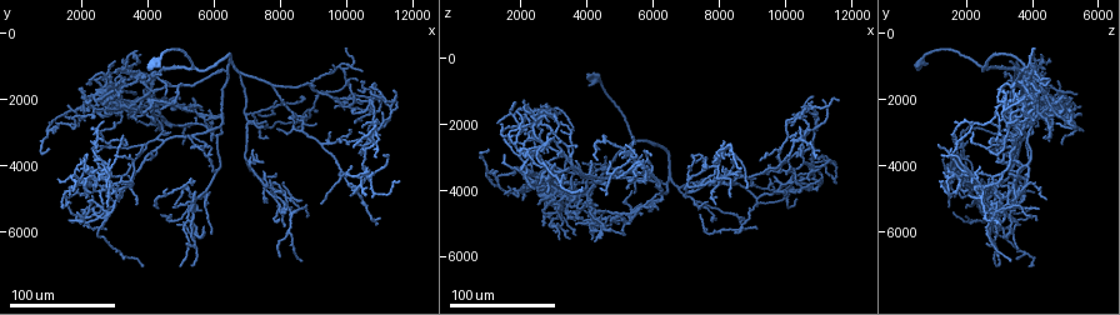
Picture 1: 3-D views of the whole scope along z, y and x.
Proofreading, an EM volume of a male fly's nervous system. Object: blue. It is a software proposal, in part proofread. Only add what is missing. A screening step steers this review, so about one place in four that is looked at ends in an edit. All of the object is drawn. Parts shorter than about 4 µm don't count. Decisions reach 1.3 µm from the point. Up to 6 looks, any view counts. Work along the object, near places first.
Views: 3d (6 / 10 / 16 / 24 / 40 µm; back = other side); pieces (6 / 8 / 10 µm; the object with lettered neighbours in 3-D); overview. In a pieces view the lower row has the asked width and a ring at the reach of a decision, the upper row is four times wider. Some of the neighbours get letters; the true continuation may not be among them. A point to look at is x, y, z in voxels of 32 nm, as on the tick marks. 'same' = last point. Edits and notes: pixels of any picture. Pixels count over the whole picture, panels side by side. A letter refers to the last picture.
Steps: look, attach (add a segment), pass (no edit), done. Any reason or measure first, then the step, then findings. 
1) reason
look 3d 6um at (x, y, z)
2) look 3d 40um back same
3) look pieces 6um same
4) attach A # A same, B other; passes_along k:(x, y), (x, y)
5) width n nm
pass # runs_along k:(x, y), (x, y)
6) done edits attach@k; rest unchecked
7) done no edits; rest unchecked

look 3d 40um at (10200, 3000, 3200)

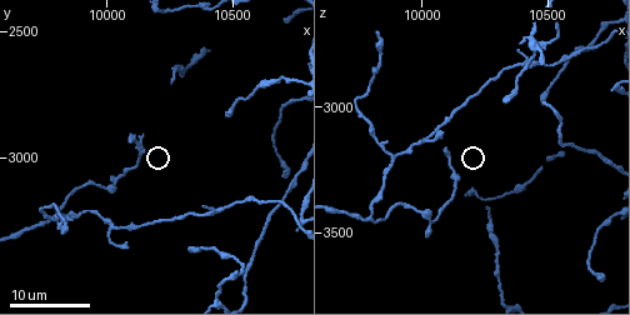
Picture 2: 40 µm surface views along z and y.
look pieces 10um at (10090, 2950, 3170)

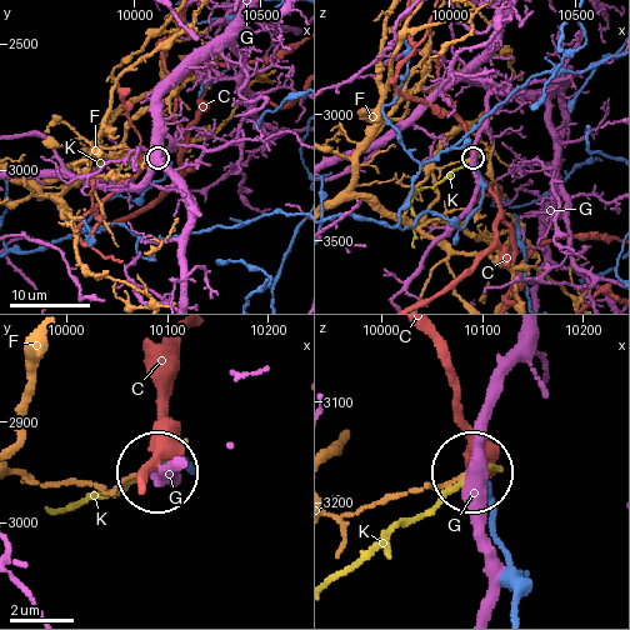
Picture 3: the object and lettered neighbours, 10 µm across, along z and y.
pass # C other, F other, G other, K other; runs_along 3:(513, 605), (513, 573), (475, 470); none of them fits

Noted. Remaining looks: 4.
branch stops here
look 3d 24um at (9600, 2000, 3600)

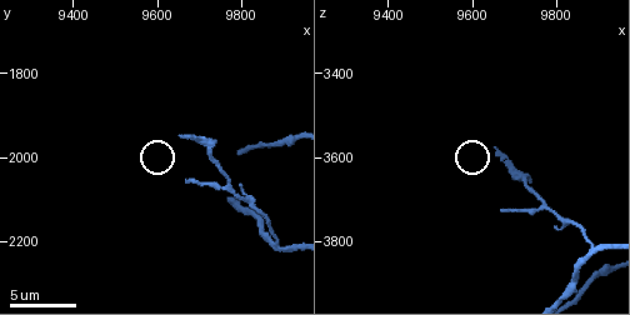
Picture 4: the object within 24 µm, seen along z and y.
look pieces 8um at (9650, 1950, 3585)

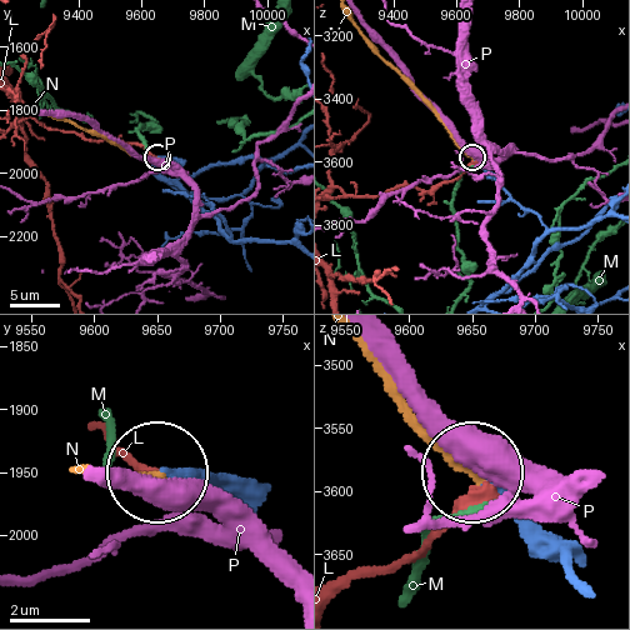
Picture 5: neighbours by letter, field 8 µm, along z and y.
attach N # L other, M other, N same, P other; it goes on there

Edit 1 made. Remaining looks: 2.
done edits attach@5; rest unchecked

